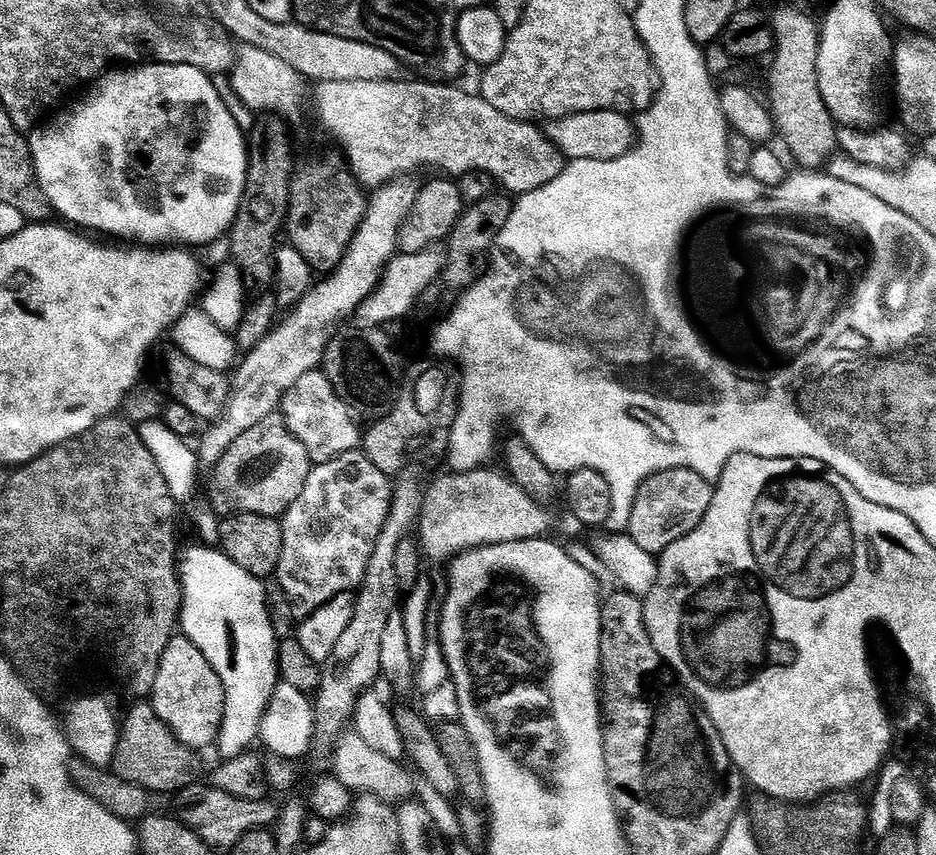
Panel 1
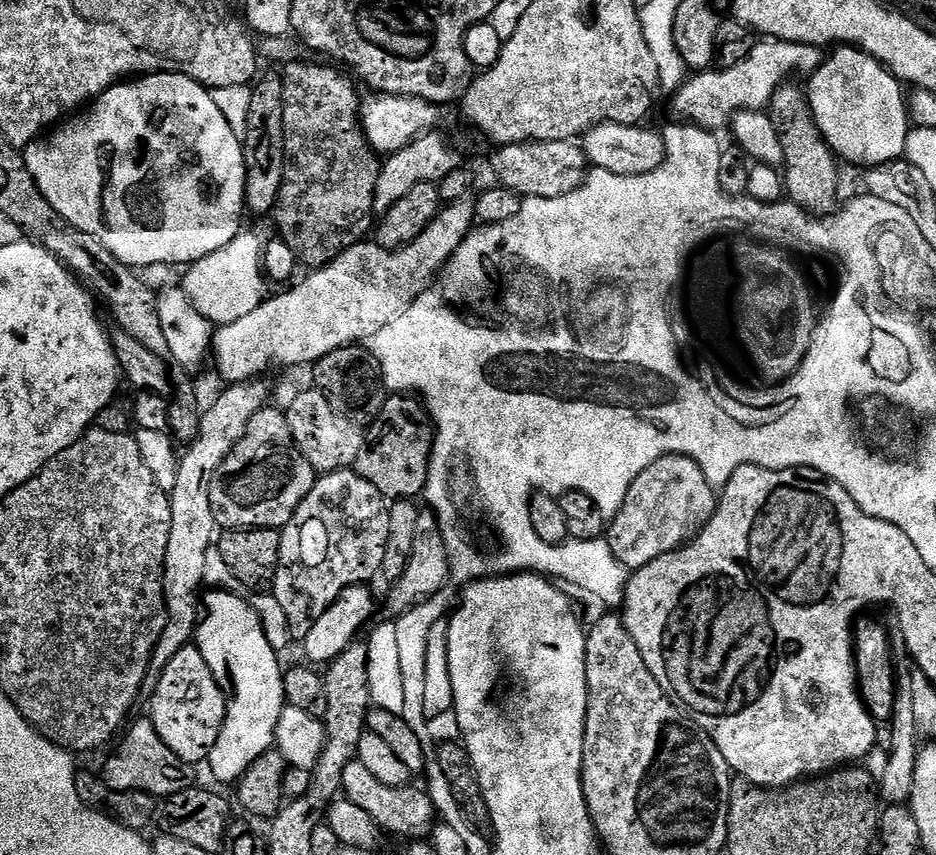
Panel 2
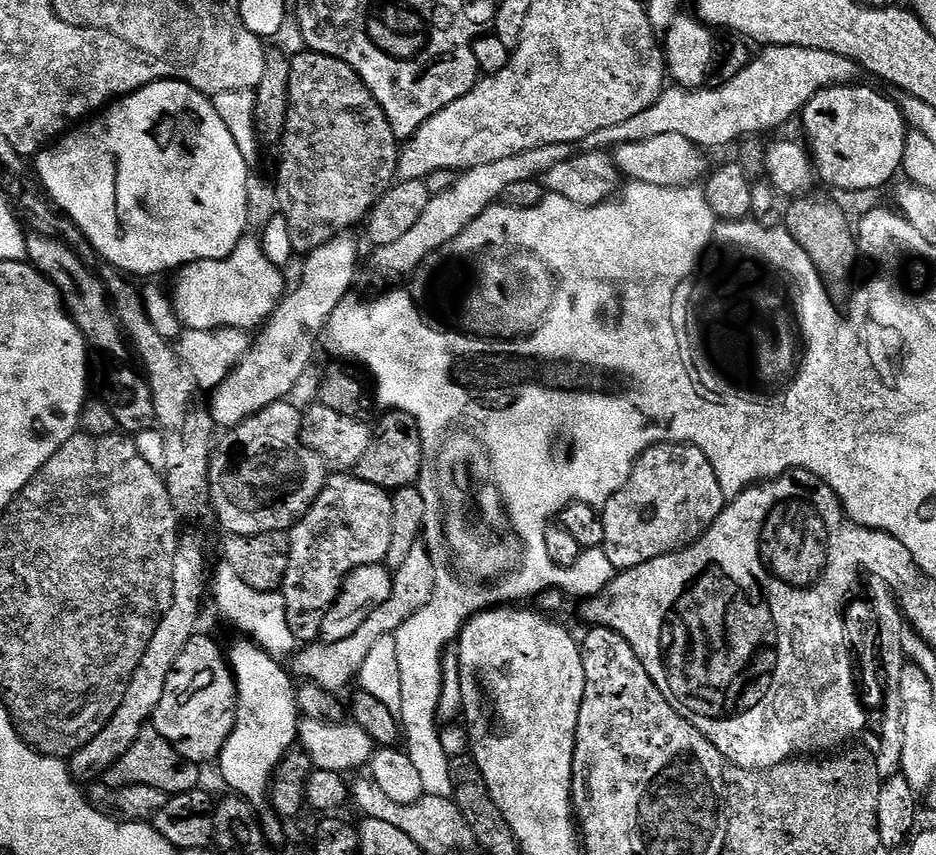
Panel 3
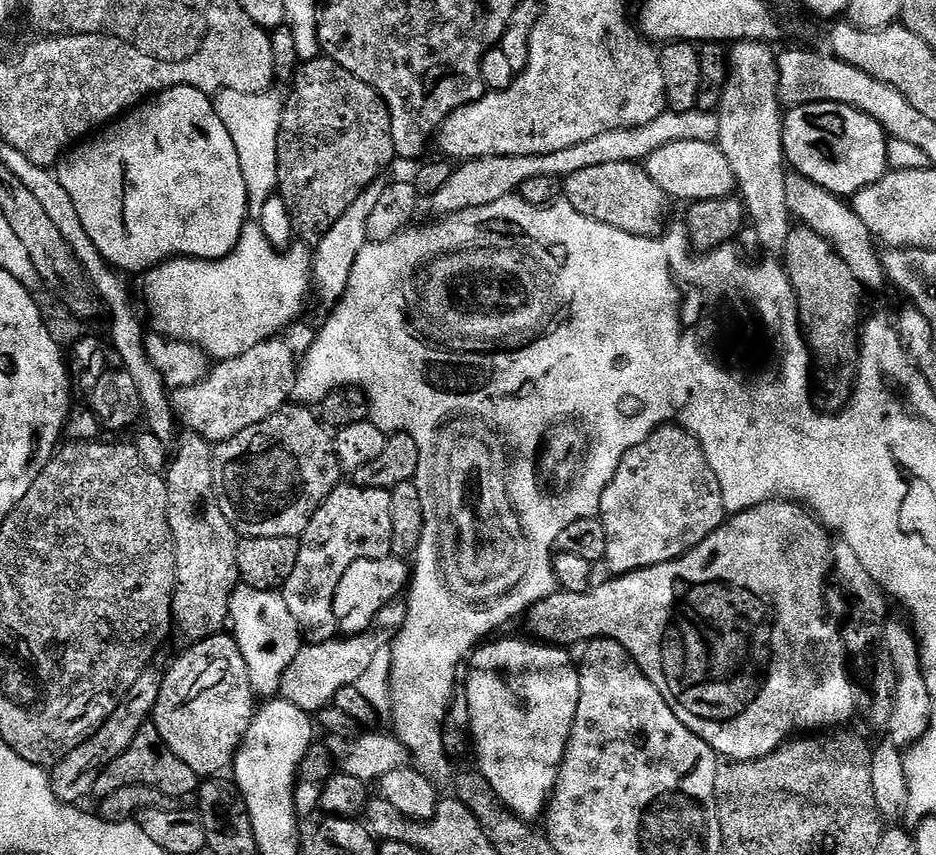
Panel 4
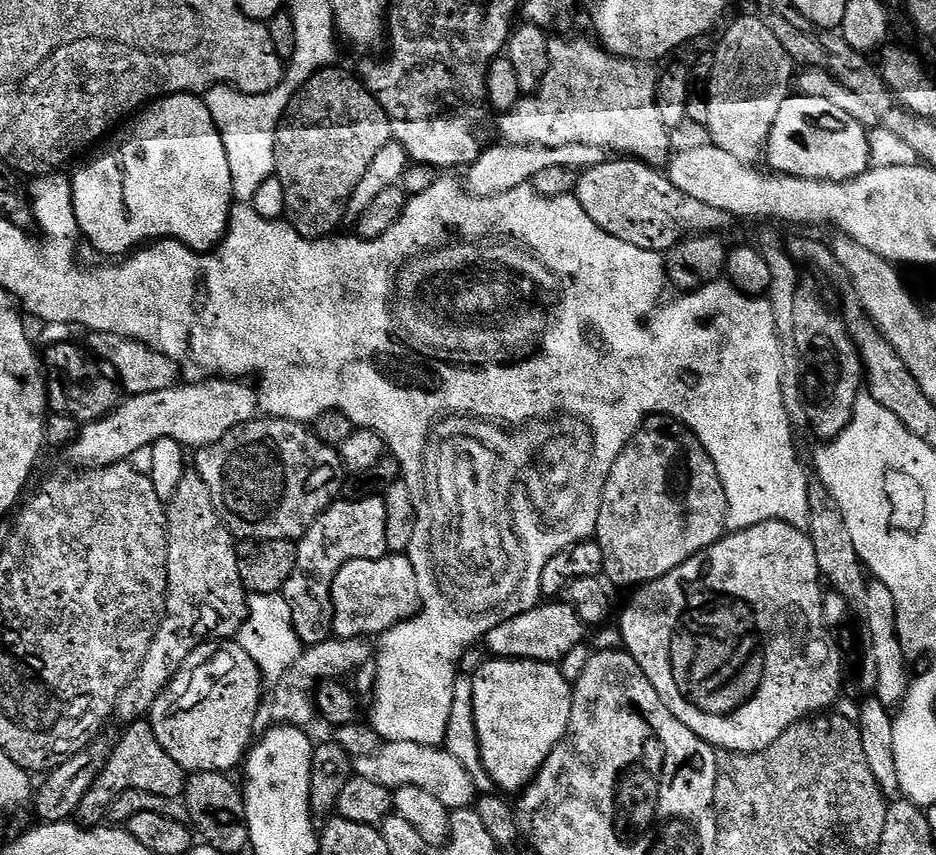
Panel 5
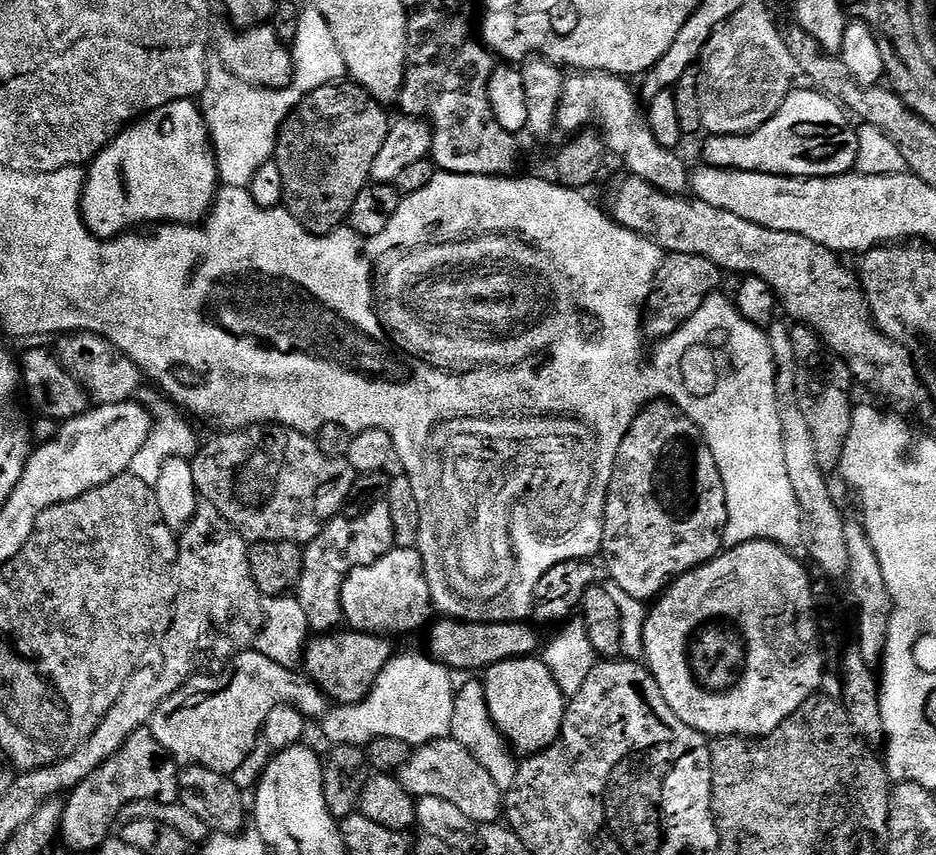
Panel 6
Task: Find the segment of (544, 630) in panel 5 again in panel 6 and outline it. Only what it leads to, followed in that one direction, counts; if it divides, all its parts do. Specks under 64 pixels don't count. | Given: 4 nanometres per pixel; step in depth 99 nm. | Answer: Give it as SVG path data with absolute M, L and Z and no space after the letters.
M440 618L431 625L432 633L428 636L428 648L432 659L439 662L445 669L457 668L460 672L476 672L492 668L498 662L507 660L522 660L533 655L536 647L539 649L540 636L537 629L531 623L509 622L507 620L491 620L490 622L478 622L477 620L461 620L459 618Z

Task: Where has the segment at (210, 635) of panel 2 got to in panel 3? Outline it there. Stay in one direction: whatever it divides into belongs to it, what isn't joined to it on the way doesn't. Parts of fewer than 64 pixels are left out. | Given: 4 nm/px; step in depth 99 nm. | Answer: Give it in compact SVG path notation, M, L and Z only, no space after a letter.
M248 638L227 649L228 663L236 677L236 721L234 730L222 746L218 767L220 776L235 795L253 806L268 800L272 774L288 752L293 751L300 734L300 708L296 704L297 685L277 657L264 652Z

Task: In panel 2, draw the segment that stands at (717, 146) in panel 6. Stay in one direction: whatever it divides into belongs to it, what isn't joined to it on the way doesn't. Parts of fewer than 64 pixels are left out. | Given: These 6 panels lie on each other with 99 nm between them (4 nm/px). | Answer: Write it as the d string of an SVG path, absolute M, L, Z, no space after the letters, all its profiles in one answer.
M840 46L833 52L836 53L833 56L829 55L819 70L811 73L809 80L812 81L806 84L808 101L822 138L841 161L849 160L852 164L875 166L901 159L905 155L907 134L910 129L908 100L906 92L904 96L905 89L901 81L892 75L892 71L881 60L876 60L860 48Z

